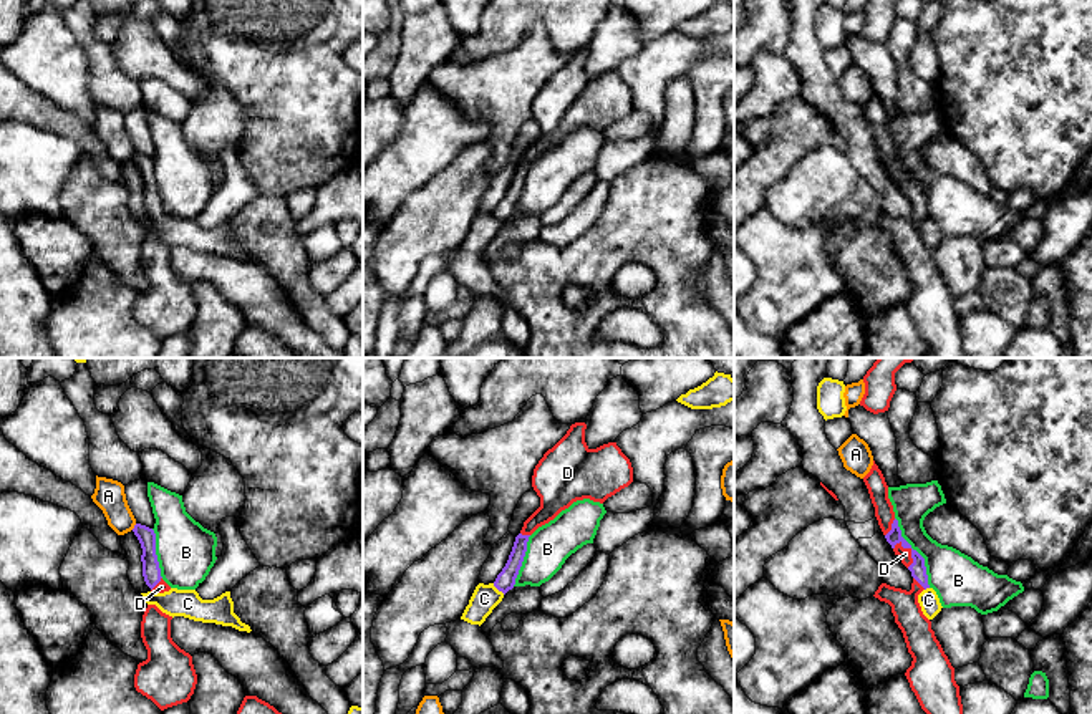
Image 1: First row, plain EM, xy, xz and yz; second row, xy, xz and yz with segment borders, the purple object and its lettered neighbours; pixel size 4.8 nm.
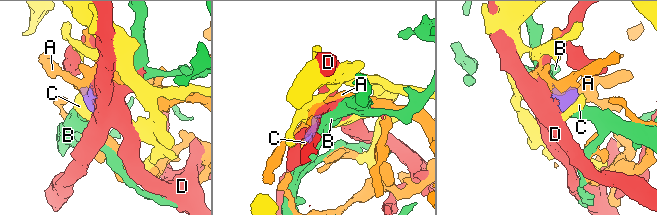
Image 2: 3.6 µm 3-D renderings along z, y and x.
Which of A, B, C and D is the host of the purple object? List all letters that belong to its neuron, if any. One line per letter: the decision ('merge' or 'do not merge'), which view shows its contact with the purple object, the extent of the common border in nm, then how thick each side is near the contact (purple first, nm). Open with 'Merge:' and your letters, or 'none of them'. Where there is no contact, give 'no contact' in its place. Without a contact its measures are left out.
Merge: D
A: do not merge | xy | 40 nm | 90/150 nm
B: do not merge | yz | 380 nm | 80/240 nm
C: do not merge | xz | 80 nm | 90/130 nm
D: merge | yz | 140 nm | 80/60 nm

